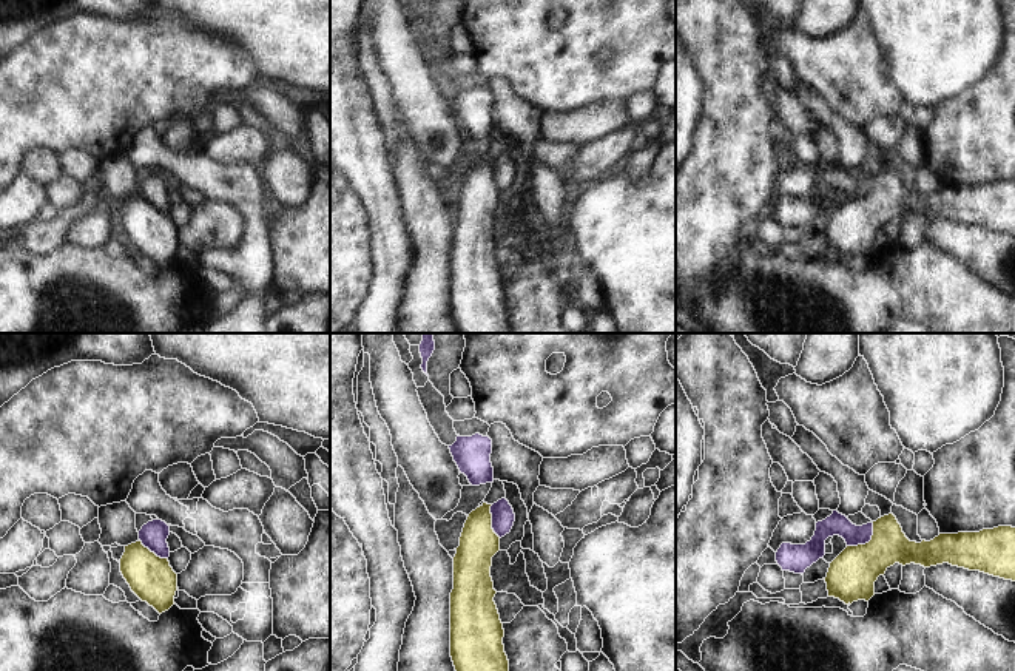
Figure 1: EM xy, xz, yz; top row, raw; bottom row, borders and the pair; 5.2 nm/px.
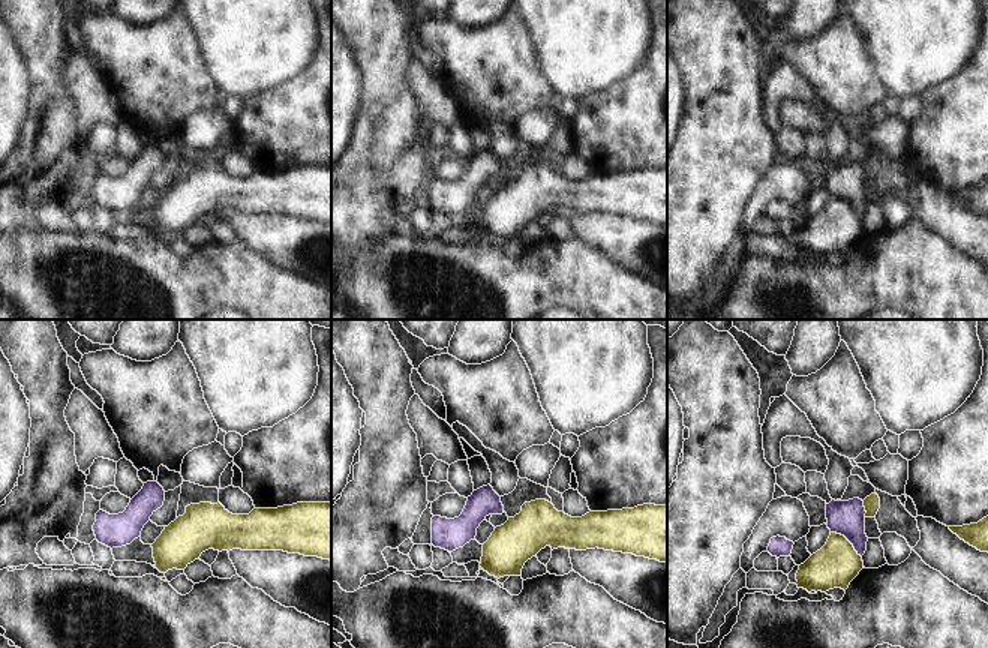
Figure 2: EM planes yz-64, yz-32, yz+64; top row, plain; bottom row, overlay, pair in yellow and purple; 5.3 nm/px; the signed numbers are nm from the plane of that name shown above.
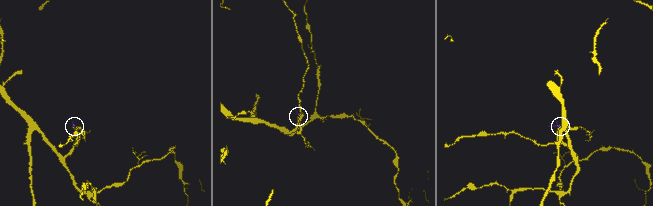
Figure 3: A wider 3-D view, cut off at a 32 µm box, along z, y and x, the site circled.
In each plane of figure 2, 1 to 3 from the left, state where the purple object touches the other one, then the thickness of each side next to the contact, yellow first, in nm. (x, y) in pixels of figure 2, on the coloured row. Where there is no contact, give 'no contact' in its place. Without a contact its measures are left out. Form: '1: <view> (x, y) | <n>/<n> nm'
1: no contact
2: no contact
3: yz+64 (847, 540) | 240/190 nm

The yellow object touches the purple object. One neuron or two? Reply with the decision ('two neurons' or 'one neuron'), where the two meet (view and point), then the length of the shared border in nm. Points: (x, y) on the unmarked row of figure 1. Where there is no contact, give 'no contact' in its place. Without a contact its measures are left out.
two neurons | yz (866, 198) | 190 nm

